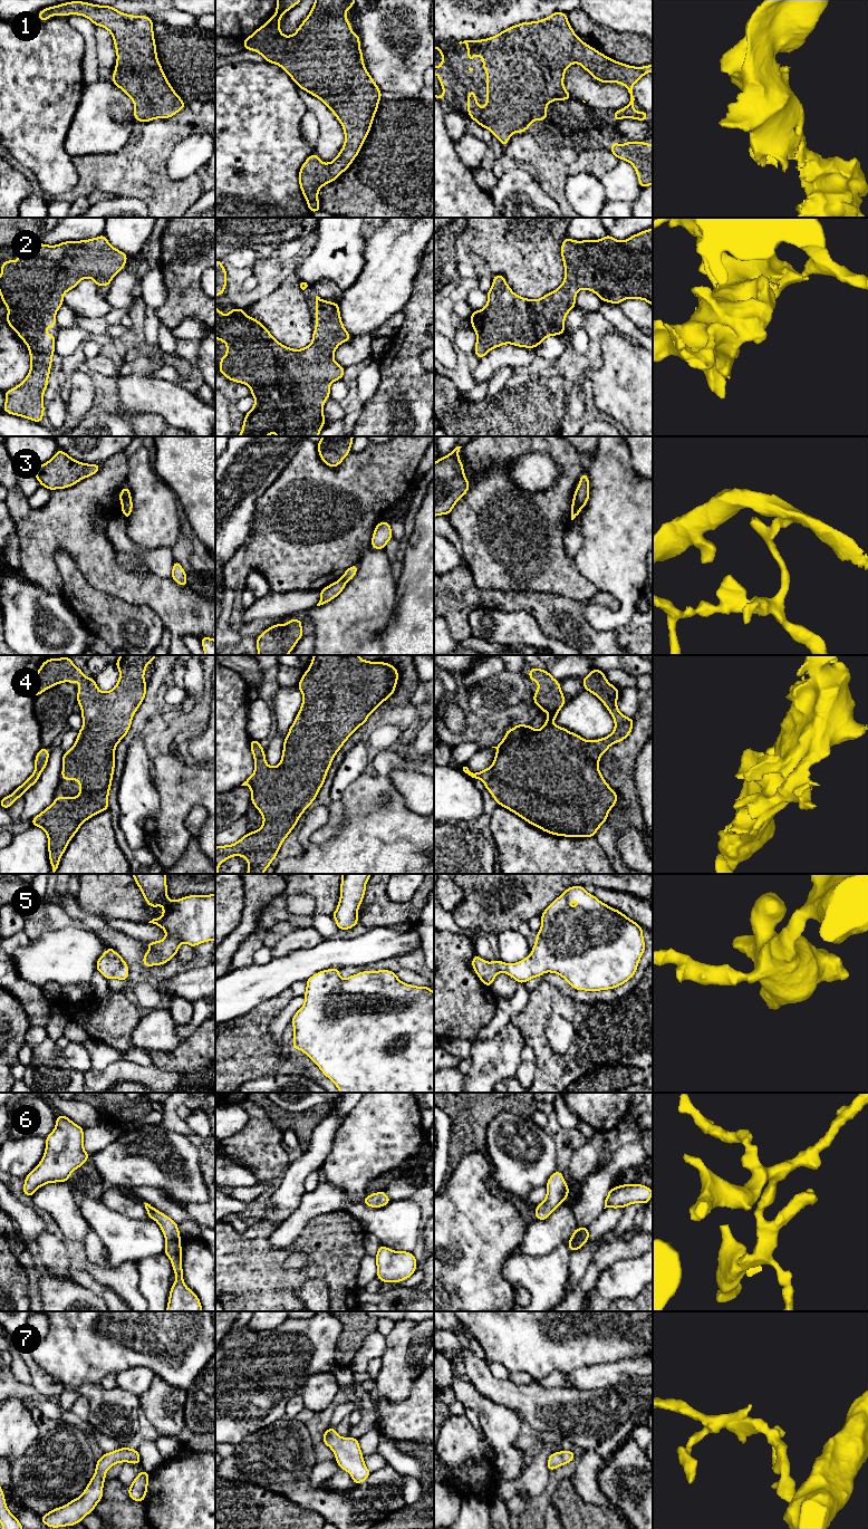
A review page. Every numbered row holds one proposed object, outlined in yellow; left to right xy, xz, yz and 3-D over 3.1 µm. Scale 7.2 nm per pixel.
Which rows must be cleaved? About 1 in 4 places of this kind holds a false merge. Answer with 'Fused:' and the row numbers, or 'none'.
Fused: 3

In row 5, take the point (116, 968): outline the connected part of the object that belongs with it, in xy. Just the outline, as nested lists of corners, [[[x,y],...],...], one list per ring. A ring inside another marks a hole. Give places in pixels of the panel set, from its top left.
[[[109,946],[96,962],[96,969],[107,980],[127,980],[129,970],[123,958]]]

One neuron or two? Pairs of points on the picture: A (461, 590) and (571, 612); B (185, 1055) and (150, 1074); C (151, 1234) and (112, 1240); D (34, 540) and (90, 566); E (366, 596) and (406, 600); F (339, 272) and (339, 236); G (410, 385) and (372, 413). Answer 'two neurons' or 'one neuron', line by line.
A: one neuron
B: two neurons
C: one neuron
D: one neuron
E: two neurons
F: one neuron
G: one neuron

